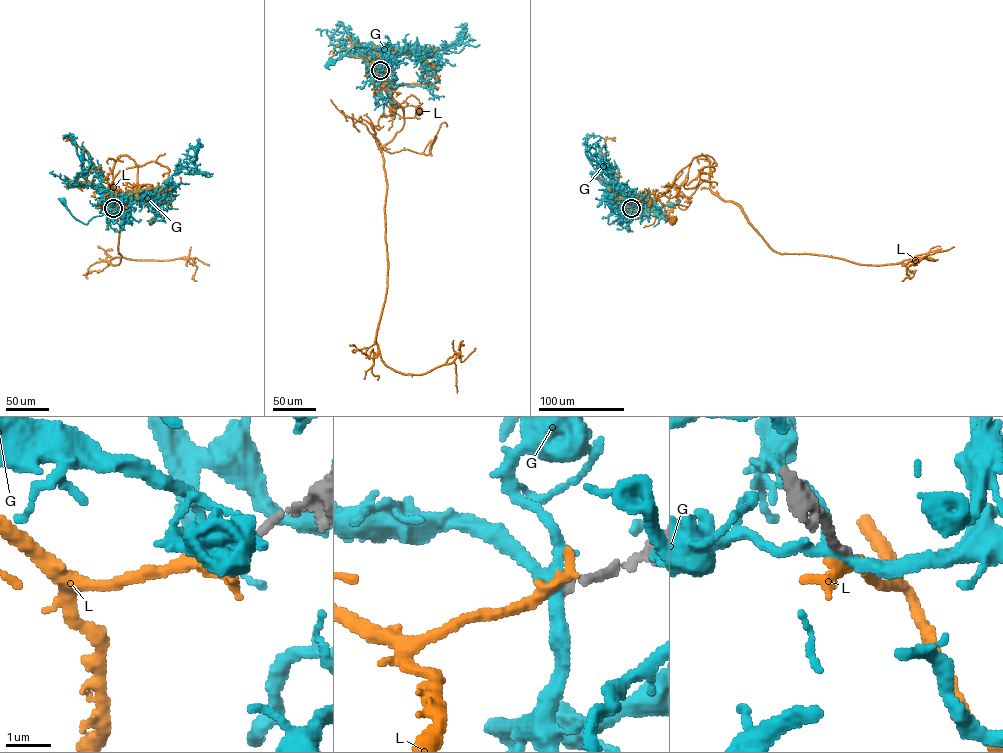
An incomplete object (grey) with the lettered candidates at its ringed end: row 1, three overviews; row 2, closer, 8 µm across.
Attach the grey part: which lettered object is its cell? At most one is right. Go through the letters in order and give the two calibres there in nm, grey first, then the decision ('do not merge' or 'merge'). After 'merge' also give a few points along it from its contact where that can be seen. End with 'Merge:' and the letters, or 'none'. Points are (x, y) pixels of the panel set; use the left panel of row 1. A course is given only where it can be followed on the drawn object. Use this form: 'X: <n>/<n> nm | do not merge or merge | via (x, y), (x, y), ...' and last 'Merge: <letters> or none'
G: 220/280 nm | do not merge
L: 200/400 nm | do not merge
Merge: none

